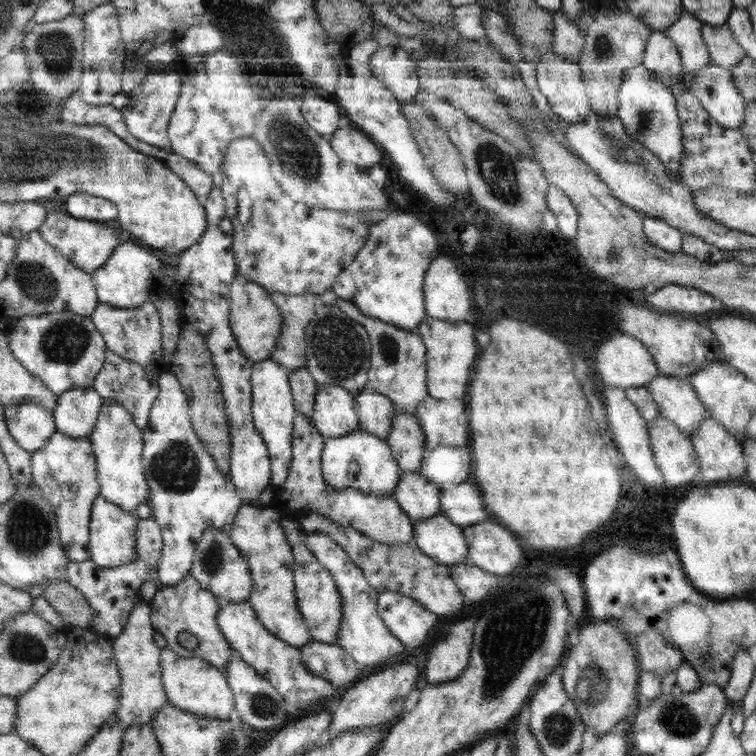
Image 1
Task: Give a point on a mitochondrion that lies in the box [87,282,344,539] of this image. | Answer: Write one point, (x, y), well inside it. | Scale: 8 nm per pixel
(175, 468)

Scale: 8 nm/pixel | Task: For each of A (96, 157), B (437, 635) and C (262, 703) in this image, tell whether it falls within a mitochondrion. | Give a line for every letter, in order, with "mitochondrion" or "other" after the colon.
A: mitochondrion
B: other
C: mitochondrion

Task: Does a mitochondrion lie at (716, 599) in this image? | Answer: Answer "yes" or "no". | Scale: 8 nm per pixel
no

